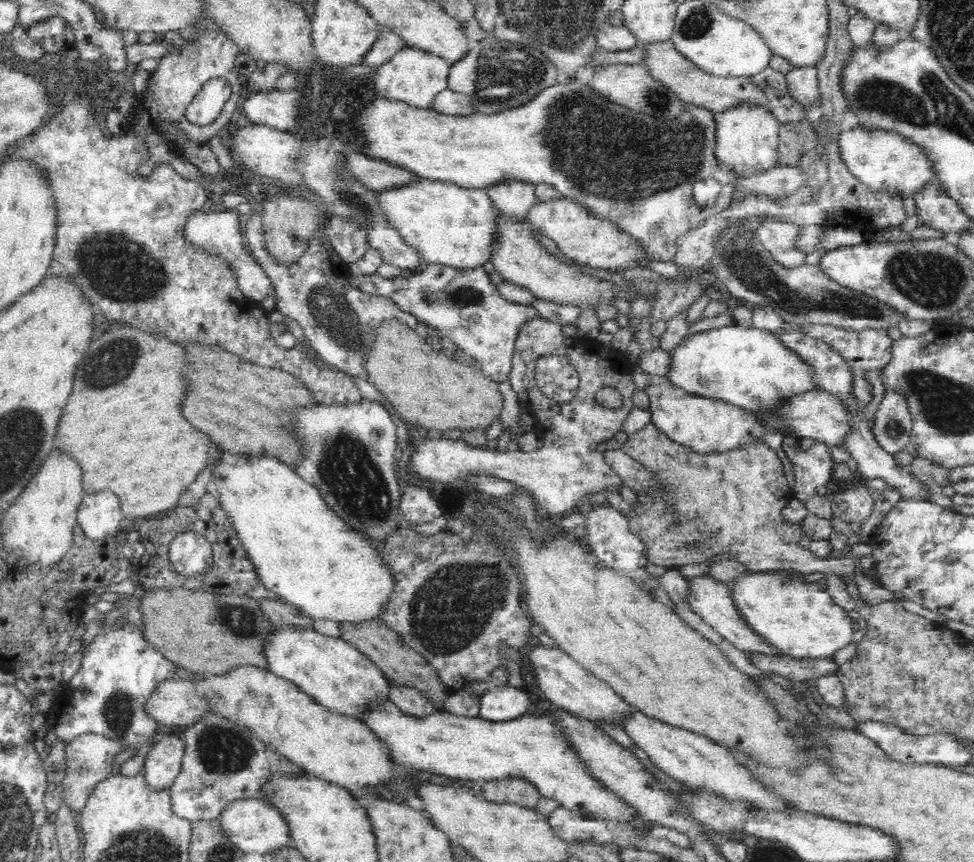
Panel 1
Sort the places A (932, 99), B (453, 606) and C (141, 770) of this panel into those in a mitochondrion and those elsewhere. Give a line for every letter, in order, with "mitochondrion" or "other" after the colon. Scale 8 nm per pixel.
A: mitochondrion
B: mitochondrion
C: other

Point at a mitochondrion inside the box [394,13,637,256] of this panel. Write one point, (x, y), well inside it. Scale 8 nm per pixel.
(502, 75)

